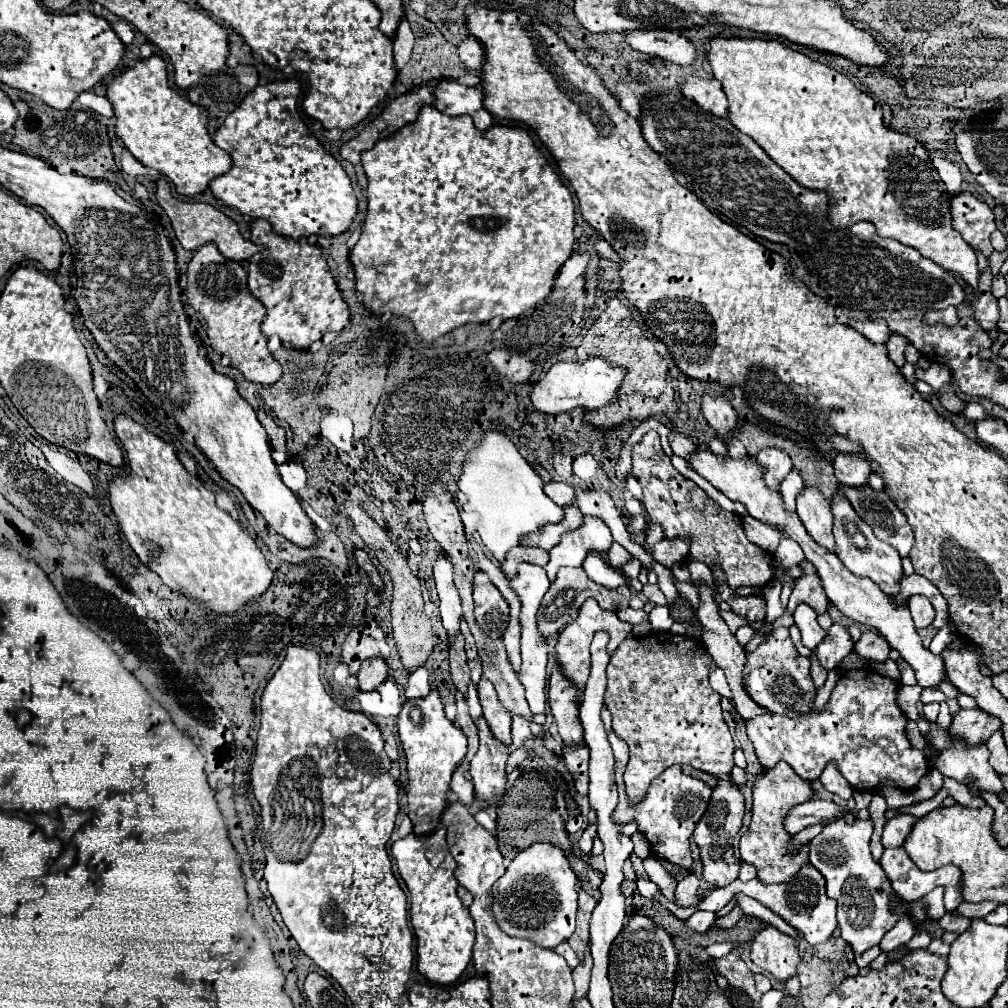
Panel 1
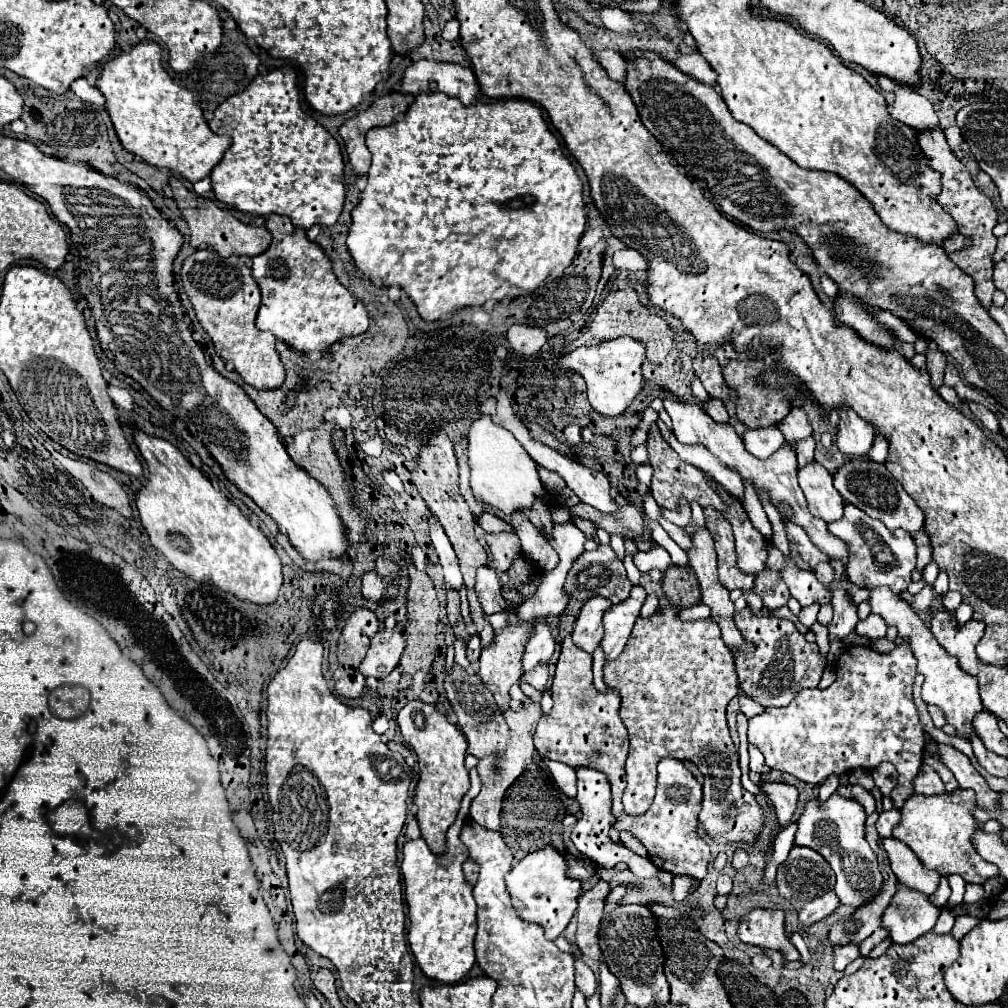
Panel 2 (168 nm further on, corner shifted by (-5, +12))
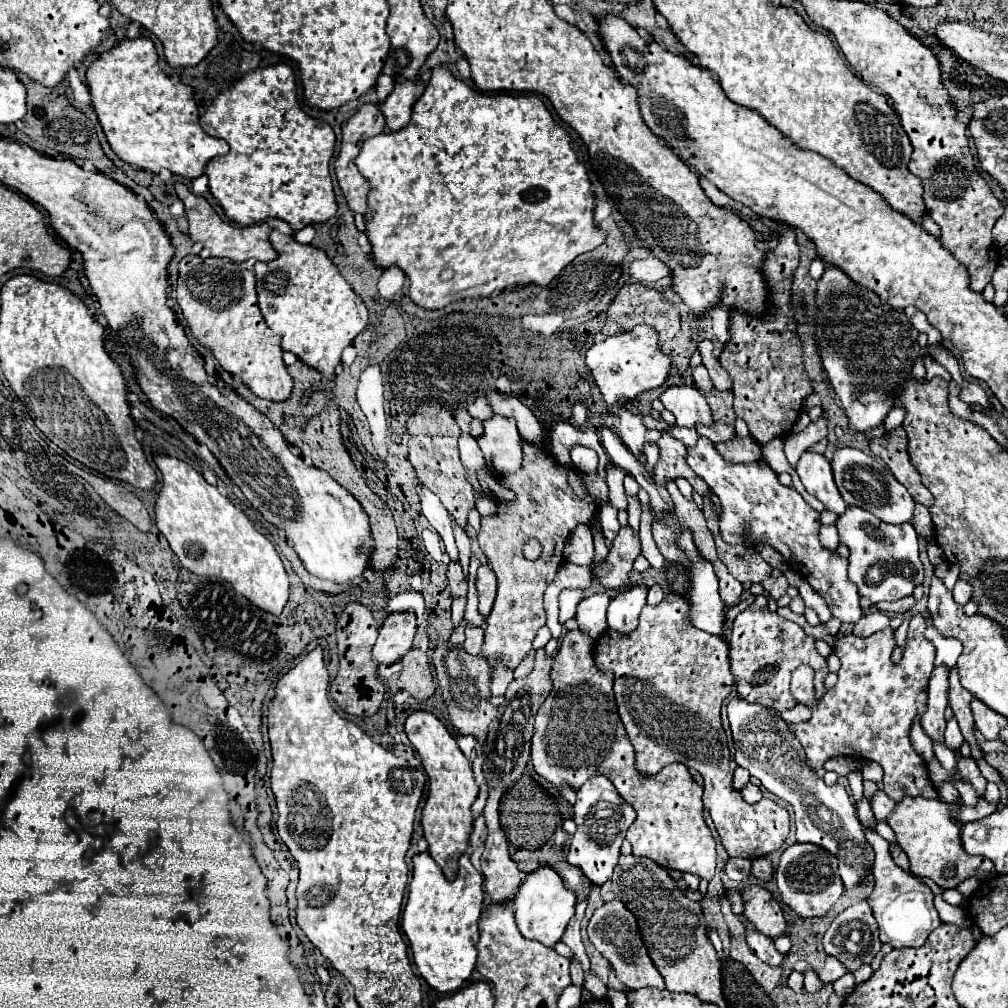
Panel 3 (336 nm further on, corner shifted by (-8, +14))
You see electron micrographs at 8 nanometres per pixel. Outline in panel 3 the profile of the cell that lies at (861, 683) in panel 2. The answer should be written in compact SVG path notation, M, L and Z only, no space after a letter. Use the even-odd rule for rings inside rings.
M920 614L912 616L910 626L908 626L908 644L904 648L904 656L902 656L902 662L898 666L892 664L892 660L890 660L890 654L896 646L892 628L886 628L878 634L872 634L870 638L858 638L852 634L850 636L838 636L834 642L834 654L840 656L840 662L842 662L842 666L838 670L838 684L832 690L828 690L820 702L814 702L816 700L814 684L812 684L814 672L810 670L810 666L798 666L792 672L792 696L798 702L812 708L812 718L804 724L792 724L790 728L796 732L796 738L804 746L806 756L808 756L808 766L812 770L820 770L828 758L834 758L840 754L850 754L856 758L874 760L882 766L882 770L884 770L884 792L894 802L900 802L904 796L914 796L914 798L924 796L924 798L934 798L934 800L940 798L934 784L928 778L924 760L914 752L910 738L908 738L914 716L922 714L922 710L926 706L924 690L926 690L930 674L934 670L934 644L924 638L926 626L928 626L926 618L922 618Z

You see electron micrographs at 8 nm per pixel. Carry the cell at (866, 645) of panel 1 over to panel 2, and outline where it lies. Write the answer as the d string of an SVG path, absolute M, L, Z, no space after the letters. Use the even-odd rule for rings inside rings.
M869 614L867 620L861 620L855 628L855 632L859 636L865 636L865 638L871 638L871 640L877 640L877 638L885 638L885 632L887 632L887 624L881 616L877 614Z

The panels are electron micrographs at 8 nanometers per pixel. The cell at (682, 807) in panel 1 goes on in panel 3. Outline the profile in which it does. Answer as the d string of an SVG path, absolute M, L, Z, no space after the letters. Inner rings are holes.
M580 630L568 632L558 648L558 654L554 658L554 668L552 668L552 680L554 688L548 694L548 698L542 702L536 718L534 718L534 736L532 736L532 766L538 776L554 784L556 788L562 788L564 784L570 786L572 790L578 790L588 778L602 774L606 776L618 794L634 806L638 818L626 832L626 840L632 844L632 854L634 856L646 856L652 858L656 864L668 870L680 870L680 872L690 872L700 878L712 880L714 868L716 868L716 848L714 848L714 838L710 828L704 822L702 816L702 786L696 784L688 772L688 768L680 762L664 766L656 776L644 778L638 774L638 768L634 764L636 752L628 740L628 734L620 722L616 702L614 702L614 692L612 692L612 682L614 676L610 670L600 670L594 660L592 660L592 638L582 634ZM586 738L598 746L598 754L586 762Z

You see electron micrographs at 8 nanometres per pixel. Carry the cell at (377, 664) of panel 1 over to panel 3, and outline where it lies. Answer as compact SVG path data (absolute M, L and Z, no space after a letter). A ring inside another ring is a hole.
M392 612L378 634L372 658L378 664L394 664L412 648L416 634L416 616L412 612Z

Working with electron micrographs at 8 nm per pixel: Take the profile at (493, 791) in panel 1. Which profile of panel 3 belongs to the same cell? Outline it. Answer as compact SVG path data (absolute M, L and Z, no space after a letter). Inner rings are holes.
M436 642L436 648L432 652L432 664L436 670L436 676L440 680L442 698L450 714L450 722L456 726L460 734L472 734L478 738L480 744L486 740L488 724L496 716L496 708L490 704L490 664L482 654L472 656L464 650L464 646L444 644Z

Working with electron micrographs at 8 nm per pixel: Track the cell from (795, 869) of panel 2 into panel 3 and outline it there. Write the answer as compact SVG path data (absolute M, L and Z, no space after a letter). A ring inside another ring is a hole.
M816 844L788 846L782 852L780 864L776 868L776 882L778 882L780 902L786 904L798 918L824 916L844 892L844 886L838 874L838 858Z

